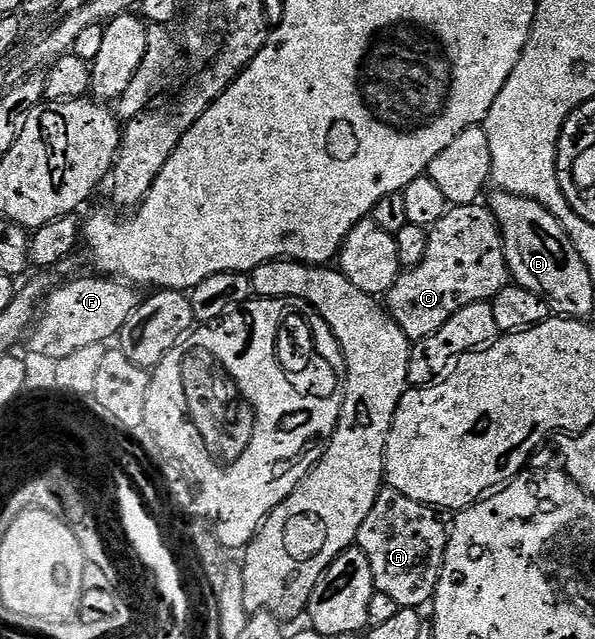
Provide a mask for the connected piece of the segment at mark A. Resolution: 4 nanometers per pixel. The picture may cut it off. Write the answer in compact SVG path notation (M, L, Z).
M383 488L359 528L355 546L367 556L367 564L371 564L373 589L392 596L399 608L422 608L432 603L449 543L447 522L440 517L444 518L434 507L419 504L419 500L411 500L411 496L403 496L398 490Z

